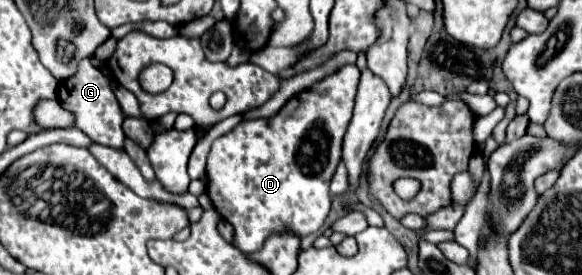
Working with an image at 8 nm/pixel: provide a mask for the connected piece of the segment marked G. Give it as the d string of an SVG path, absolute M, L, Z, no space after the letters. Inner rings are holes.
M90 59L80 61L78 73L60 85L58 97L60 97L62 107L76 115L74 127L82 129L90 139L94 139L100 145L106 145L112 149L124 149L124 139L126 139L126 135L122 131L124 113L112 91L112 81L110 81L110 77L106 77L102 73L102 69L94 67Z

